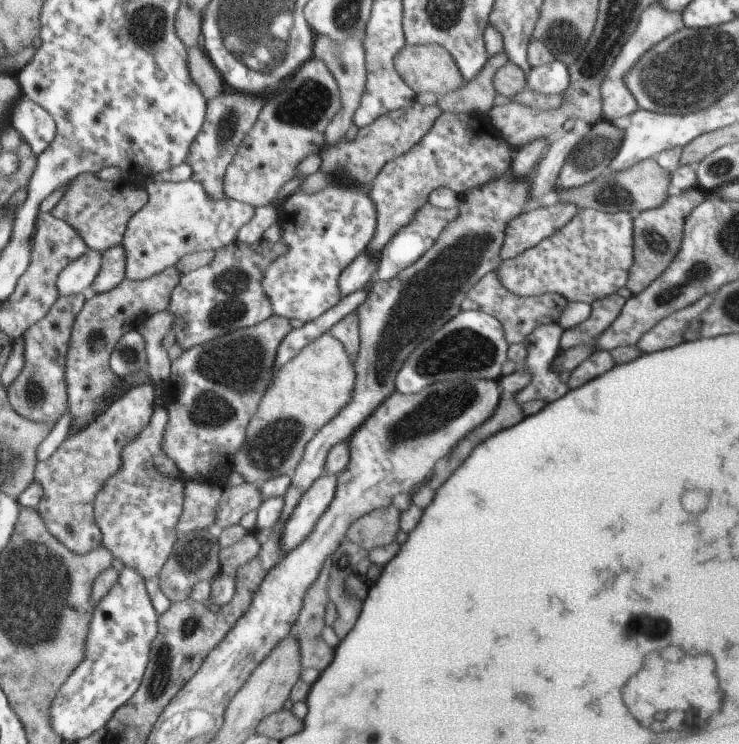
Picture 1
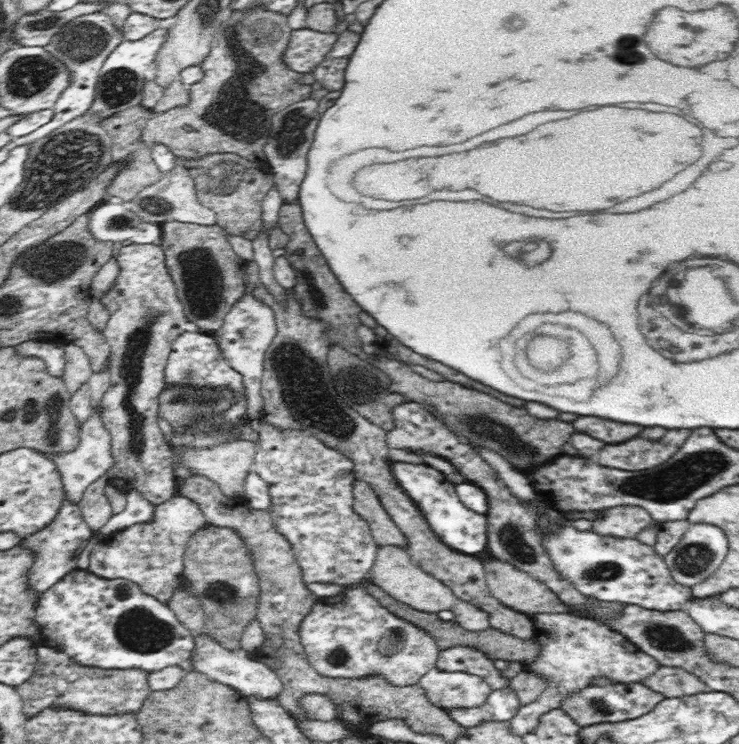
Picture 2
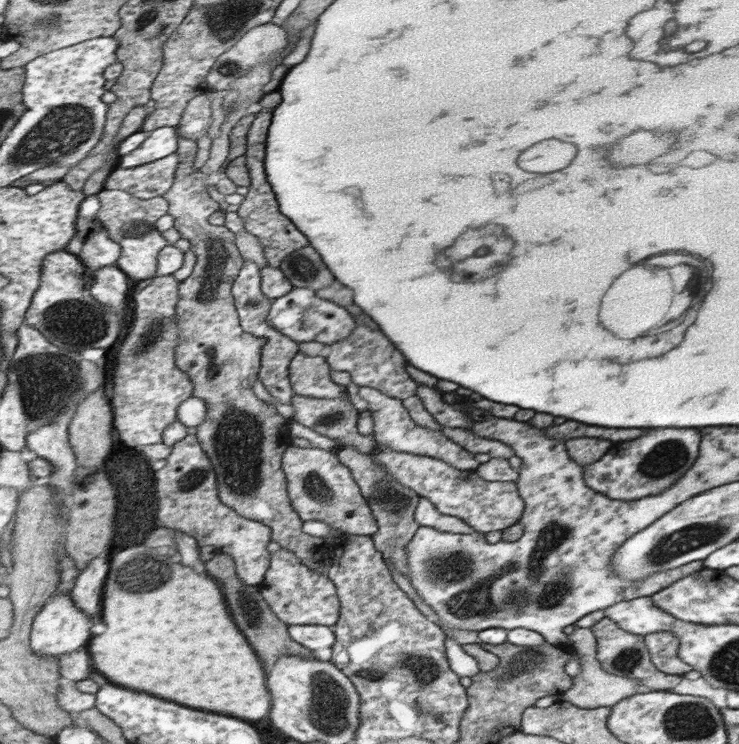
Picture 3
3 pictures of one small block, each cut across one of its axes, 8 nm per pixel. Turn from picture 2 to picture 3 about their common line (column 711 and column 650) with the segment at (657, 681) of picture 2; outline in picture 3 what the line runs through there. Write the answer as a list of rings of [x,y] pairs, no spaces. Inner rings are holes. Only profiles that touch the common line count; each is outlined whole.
[[[577,626],[575,632],[571,632],[567,636],[567,642],[575,646],[575,650],[579,652],[579,664],[581,664],[581,674],[575,676],[575,684],[561,694],[563,702],[575,704],[579,708],[591,710],[591,708],[613,708],[615,704],[631,698],[631,696],[639,696],[639,694],[647,694],[651,692],[651,688],[647,688],[639,678],[627,678],[627,676],[615,676],[609,674],[607,670],[603,670],[601,662],[597,660],[597,636],[593,632],[593,628],[585,628],[585,626]]]

